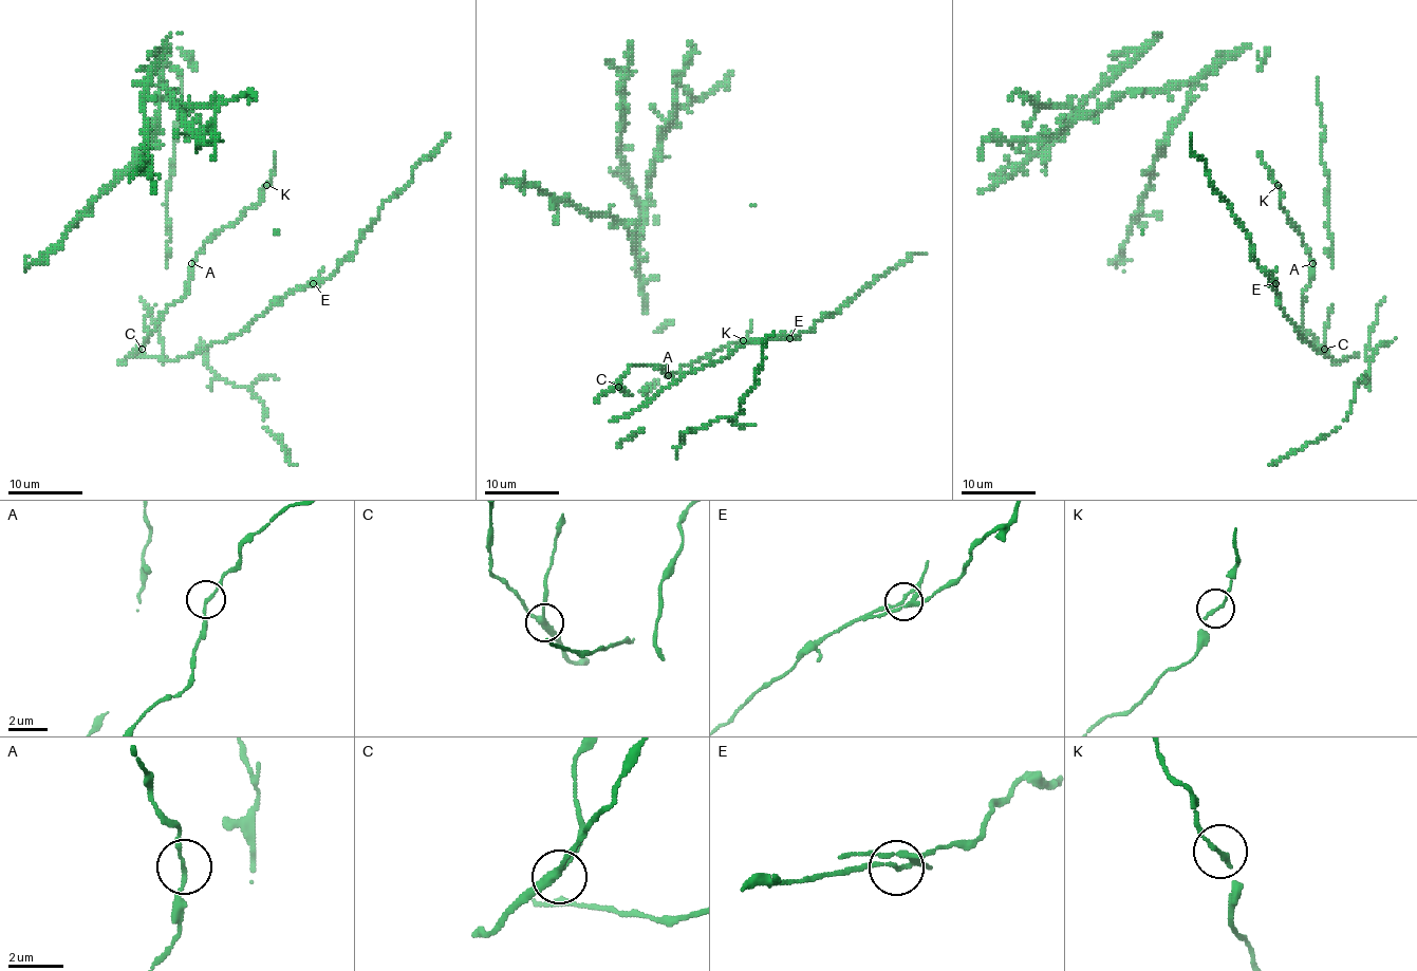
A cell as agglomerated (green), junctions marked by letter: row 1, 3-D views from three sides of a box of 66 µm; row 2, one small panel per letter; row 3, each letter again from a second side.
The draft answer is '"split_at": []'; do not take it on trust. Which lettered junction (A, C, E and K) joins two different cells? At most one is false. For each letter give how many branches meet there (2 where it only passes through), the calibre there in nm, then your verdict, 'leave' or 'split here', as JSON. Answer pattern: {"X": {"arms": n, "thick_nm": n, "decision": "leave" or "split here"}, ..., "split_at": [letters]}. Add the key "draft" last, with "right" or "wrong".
{"A": {"arms": 2, "thick_nm": 130, "decision": "leave"}, "C": {"arms": 3, "thick_nm": 240, "decision": "leave"}, "E": {"arms": 3, "thick_nm": 110, "decision": "split here"}, "K": {"arms": 2, "thick_nm": 150, "decision": "leave"}, "split_at": ["E"], "draft": "wrong"}

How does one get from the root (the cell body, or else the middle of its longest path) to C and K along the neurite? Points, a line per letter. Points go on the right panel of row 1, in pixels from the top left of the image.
C: (1312, 263), (1309, 285), (1303, 291), (1303, 330), (1324, 349)
K: (1312, 263), (1300, 231), (1281, 205), (1281, 188), (1278, 185)

